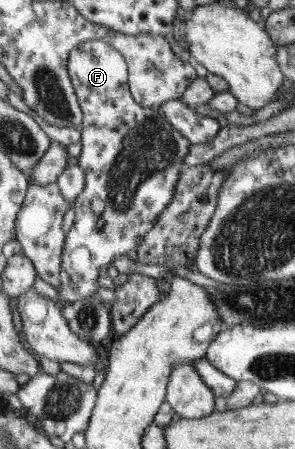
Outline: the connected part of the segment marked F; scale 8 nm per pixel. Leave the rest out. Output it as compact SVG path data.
M103 39L84 42L70 53L69 75L83 116L80 126L82 152L78 166L86 172L86 188L74 200L75 223L66 235L61 284L55 288L63 306L91 297L89 294L97 290L95 280L99 268L141 244L145 234L156 225L157 218L173 199L175 185L185 169L186 155L191 148L189 140L170 123L166 123L159 112L134 102L130 94L129 64L115 47Z

